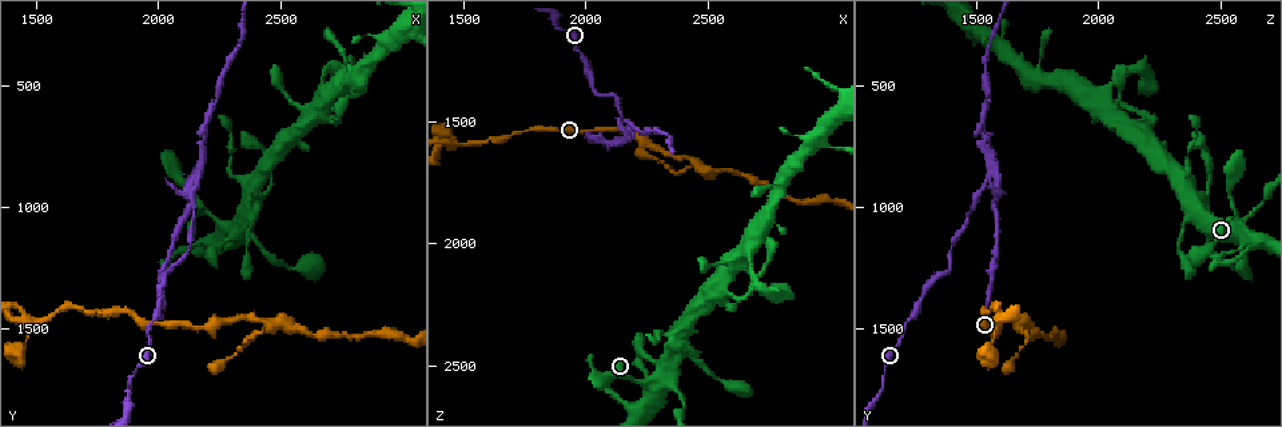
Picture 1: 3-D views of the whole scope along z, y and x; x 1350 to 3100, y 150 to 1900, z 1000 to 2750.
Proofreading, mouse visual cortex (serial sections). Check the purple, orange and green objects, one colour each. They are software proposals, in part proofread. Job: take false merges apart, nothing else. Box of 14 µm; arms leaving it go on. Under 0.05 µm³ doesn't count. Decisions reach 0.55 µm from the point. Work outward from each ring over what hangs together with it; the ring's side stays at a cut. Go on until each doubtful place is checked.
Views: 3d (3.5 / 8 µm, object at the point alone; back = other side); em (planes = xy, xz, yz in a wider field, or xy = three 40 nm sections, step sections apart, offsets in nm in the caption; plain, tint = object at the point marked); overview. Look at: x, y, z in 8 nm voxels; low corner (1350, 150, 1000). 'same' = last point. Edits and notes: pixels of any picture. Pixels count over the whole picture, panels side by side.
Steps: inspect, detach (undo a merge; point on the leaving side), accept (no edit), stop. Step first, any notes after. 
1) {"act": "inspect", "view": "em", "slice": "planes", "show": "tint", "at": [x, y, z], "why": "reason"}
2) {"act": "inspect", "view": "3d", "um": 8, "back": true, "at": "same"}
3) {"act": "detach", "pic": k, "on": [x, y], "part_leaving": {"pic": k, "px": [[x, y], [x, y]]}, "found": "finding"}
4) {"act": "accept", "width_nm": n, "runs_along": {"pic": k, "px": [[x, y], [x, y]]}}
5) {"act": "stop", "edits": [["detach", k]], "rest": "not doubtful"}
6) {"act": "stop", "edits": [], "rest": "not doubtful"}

{"act": "inspect", "view": "3d", "um": 3.5, "at": [2160, 870, 1550], "why": "two arms in line, one across"}

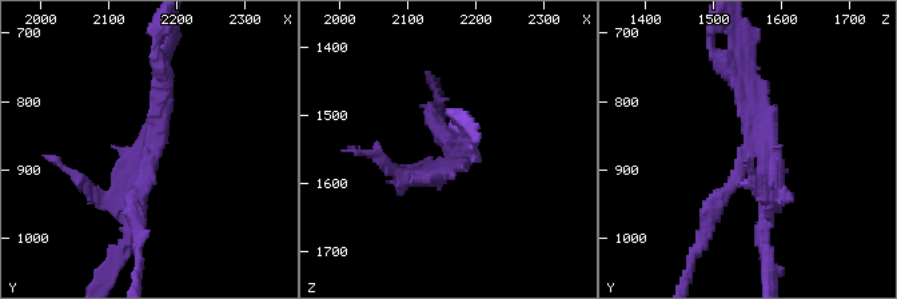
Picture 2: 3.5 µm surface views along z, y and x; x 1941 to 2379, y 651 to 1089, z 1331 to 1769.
{"act": "inspect", "view": "em", "slice": "planes", "show": "tint", "at": [2160, 870, 1550], "arms": 3, "arm_widths_nm": [200, 200, 200]}

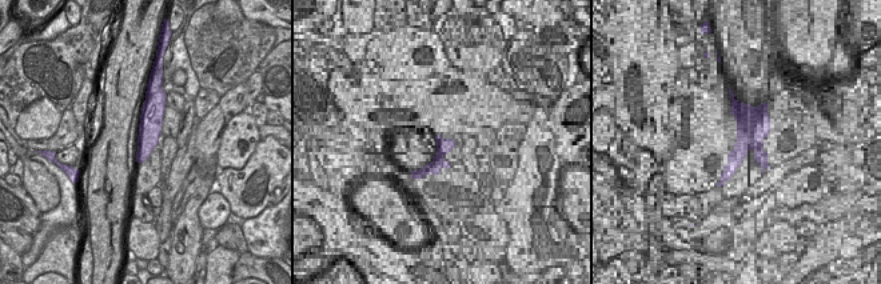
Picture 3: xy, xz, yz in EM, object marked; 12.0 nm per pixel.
{"act": "detach", "pic": 2, "on": [778, 179], "part_leaving": {"pic": 2, "px": [[758, 151], [776, 171], [766, 212], [769, 266]]}, "found": "two cells meet here"}

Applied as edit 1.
{"act": "inspect", "view": "overview", "why": "see it whole again"}

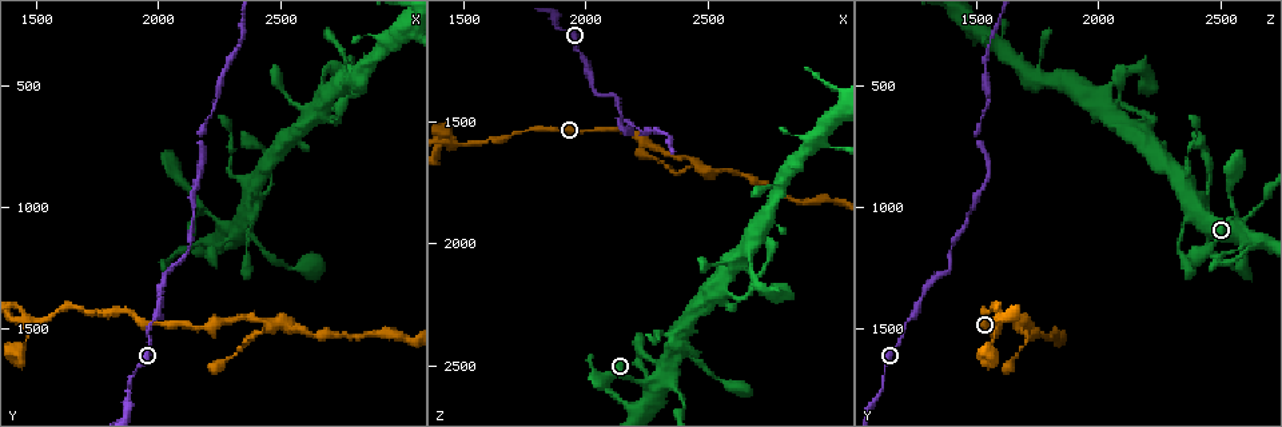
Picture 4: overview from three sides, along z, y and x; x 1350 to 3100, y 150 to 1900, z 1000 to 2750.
{"act": "inspect", "view": "em", "slice": "xy", "step": 3, "show": "tint", "at": [2450, 1490, 1680], "why": "abrupt turn"}

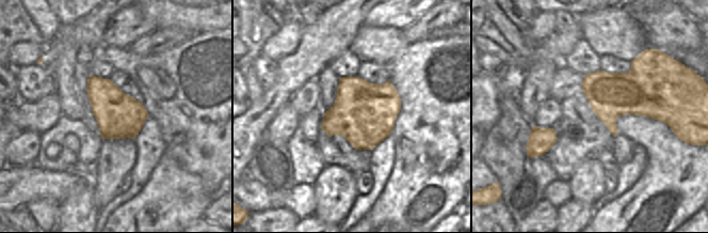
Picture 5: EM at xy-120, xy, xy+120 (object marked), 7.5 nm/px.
{"act": "inspect", "view": "3d", "um": 3.5, "at": "same"}

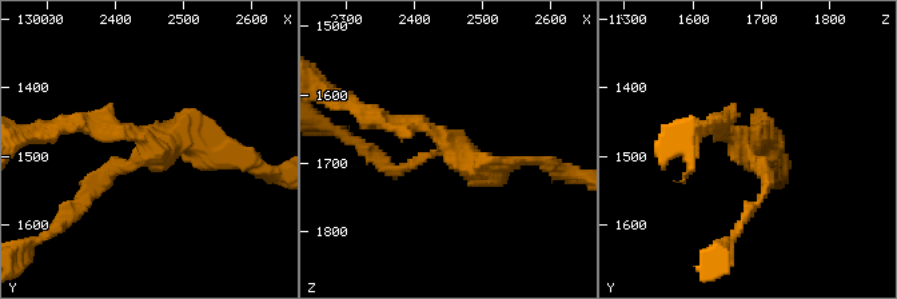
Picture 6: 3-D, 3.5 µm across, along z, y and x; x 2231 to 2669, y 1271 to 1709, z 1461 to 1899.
{"act": "accept", "arm_widths_nm": [150, 150, 300], "runs_along": {"pic": 6, "px": [[375, 116], [425, 127], [486, 168], [522, 160]]}, "found": "continuous, no second cell"}

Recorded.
{"act": "inspect", "view": "3d", "um": 8, "at": [1470, 1480, 1580]}

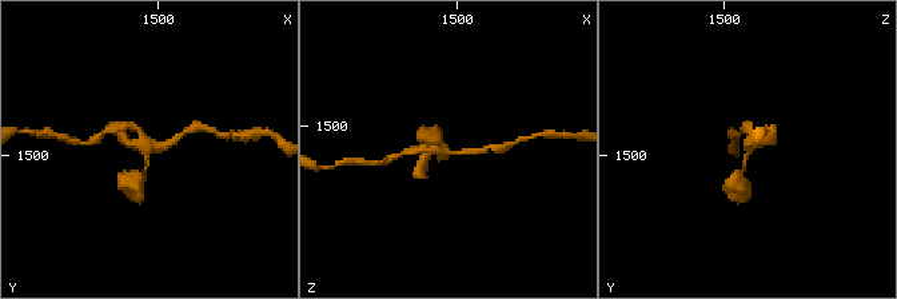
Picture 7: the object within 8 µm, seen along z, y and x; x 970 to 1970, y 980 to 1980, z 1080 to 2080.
{"act": "inspect", "view": "3d", "um": 3.5, "at": [1490, 1470, 1590], "why": "zoom in"}

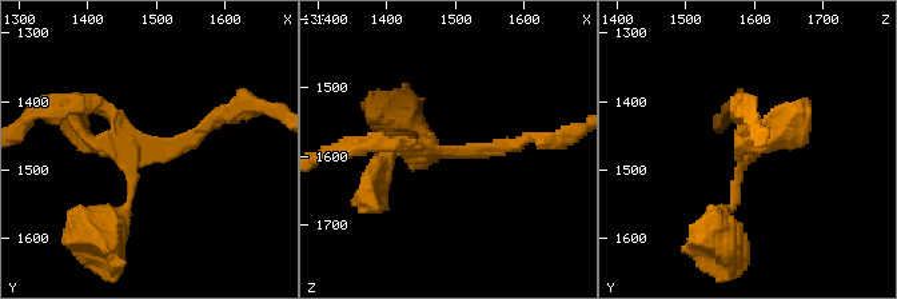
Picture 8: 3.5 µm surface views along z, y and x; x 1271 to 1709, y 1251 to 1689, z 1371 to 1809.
{"act": "inspect", "view": "em", "slice": "planes", "show": "tint", "at": [1480, 1470, 1595], "arms": 4, "arm_widths_nm": [100, 150, 150, 150], "why": "need the tissue"}

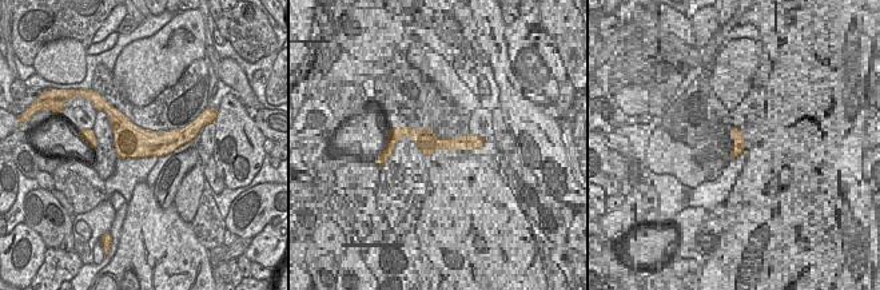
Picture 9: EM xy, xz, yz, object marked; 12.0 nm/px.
{"act": "accept", "runs_along": {"pic": 8, "px": [[522, 140], [437, 151], [411, 123]]}, "found": "continuous, no second cell"}

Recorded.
{"act": "stop", "edits": [["detach", 2]], "rest": "not doubtful"}

